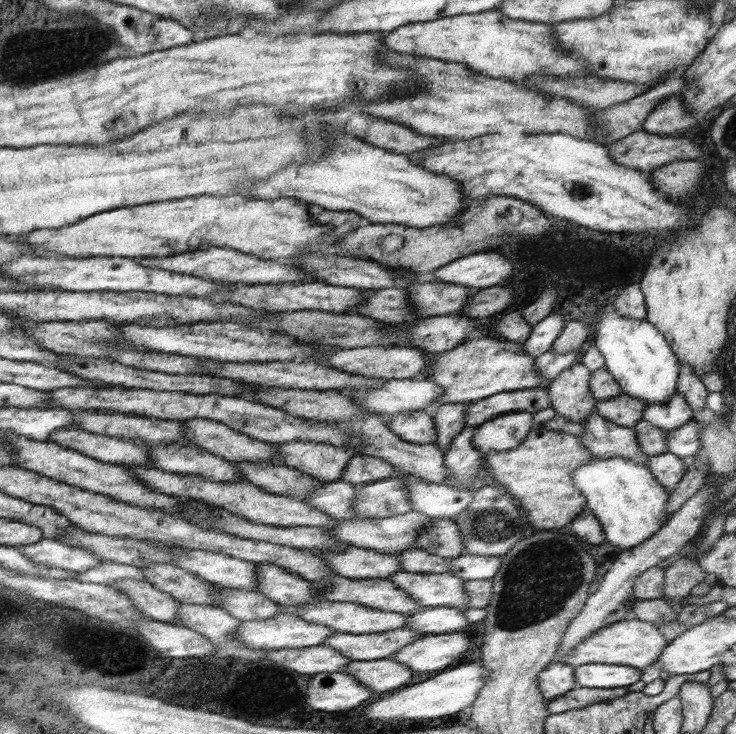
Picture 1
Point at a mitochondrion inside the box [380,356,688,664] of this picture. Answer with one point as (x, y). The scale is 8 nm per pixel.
(525, 602)

